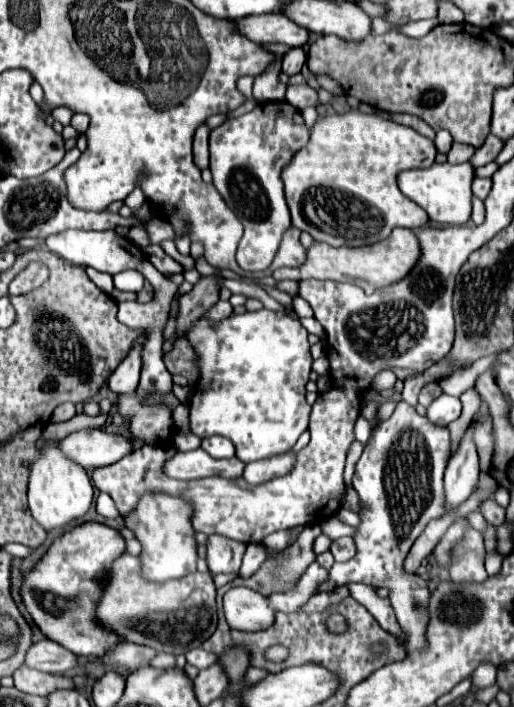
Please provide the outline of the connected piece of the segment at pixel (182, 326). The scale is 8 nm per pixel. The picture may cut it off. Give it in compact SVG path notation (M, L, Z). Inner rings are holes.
M202 276L198 280L198 284L194 286L194 290L180 298L180 314L178 314L176 334L172 340L164 342L164 352L168 352L172 348L172 342L176 338L180 338L182 332L186 332L186 328L190 328L190 324L194 320L198 320L208 308L212 308L218 302L220 282L222 282L222 276Z

